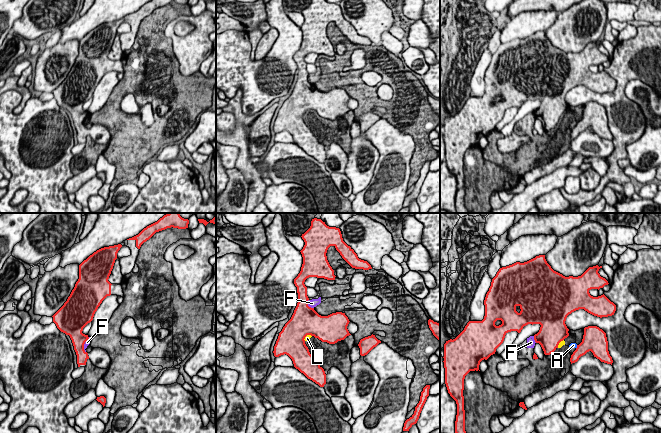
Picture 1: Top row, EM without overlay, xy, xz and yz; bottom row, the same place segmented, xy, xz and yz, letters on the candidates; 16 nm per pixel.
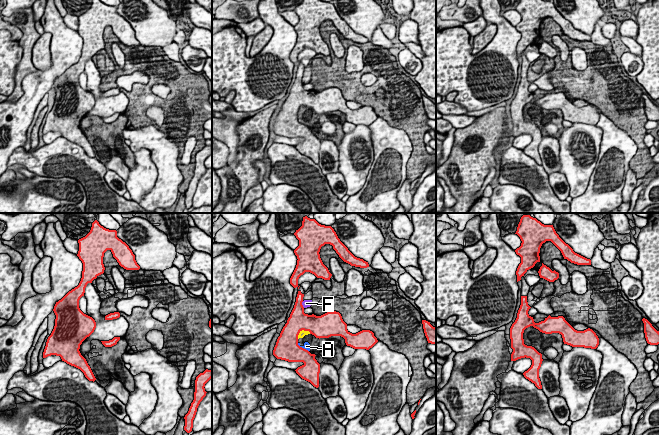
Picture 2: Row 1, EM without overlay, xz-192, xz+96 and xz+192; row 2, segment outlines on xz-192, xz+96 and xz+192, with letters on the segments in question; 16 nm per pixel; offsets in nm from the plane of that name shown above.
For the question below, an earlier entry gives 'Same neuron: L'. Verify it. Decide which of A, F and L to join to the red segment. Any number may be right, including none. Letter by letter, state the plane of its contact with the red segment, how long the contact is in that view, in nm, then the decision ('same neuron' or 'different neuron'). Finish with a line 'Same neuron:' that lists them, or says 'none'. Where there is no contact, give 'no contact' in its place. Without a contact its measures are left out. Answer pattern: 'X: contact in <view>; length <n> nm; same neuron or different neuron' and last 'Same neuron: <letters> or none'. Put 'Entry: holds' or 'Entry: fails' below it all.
A: contact in yz; length 70 nm; different neuron
F: contact in xz; length 180 nm; different neuron
L: contact in xz; length 160 nm; different neuron
Same neuron: none
Entry: fails

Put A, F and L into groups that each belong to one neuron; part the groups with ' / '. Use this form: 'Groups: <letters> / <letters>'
Groups: A F L

